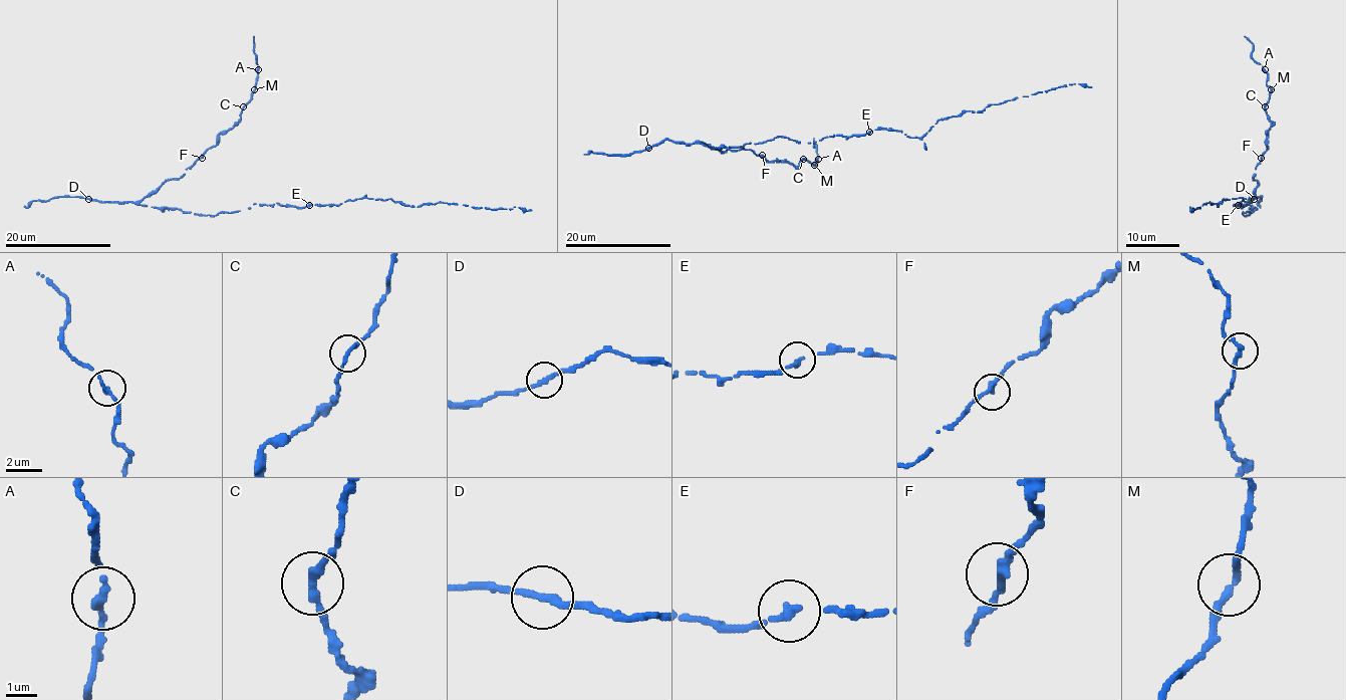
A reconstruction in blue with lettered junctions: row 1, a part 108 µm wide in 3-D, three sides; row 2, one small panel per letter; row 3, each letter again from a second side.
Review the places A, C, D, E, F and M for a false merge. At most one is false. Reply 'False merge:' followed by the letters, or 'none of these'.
False merge: none of these

